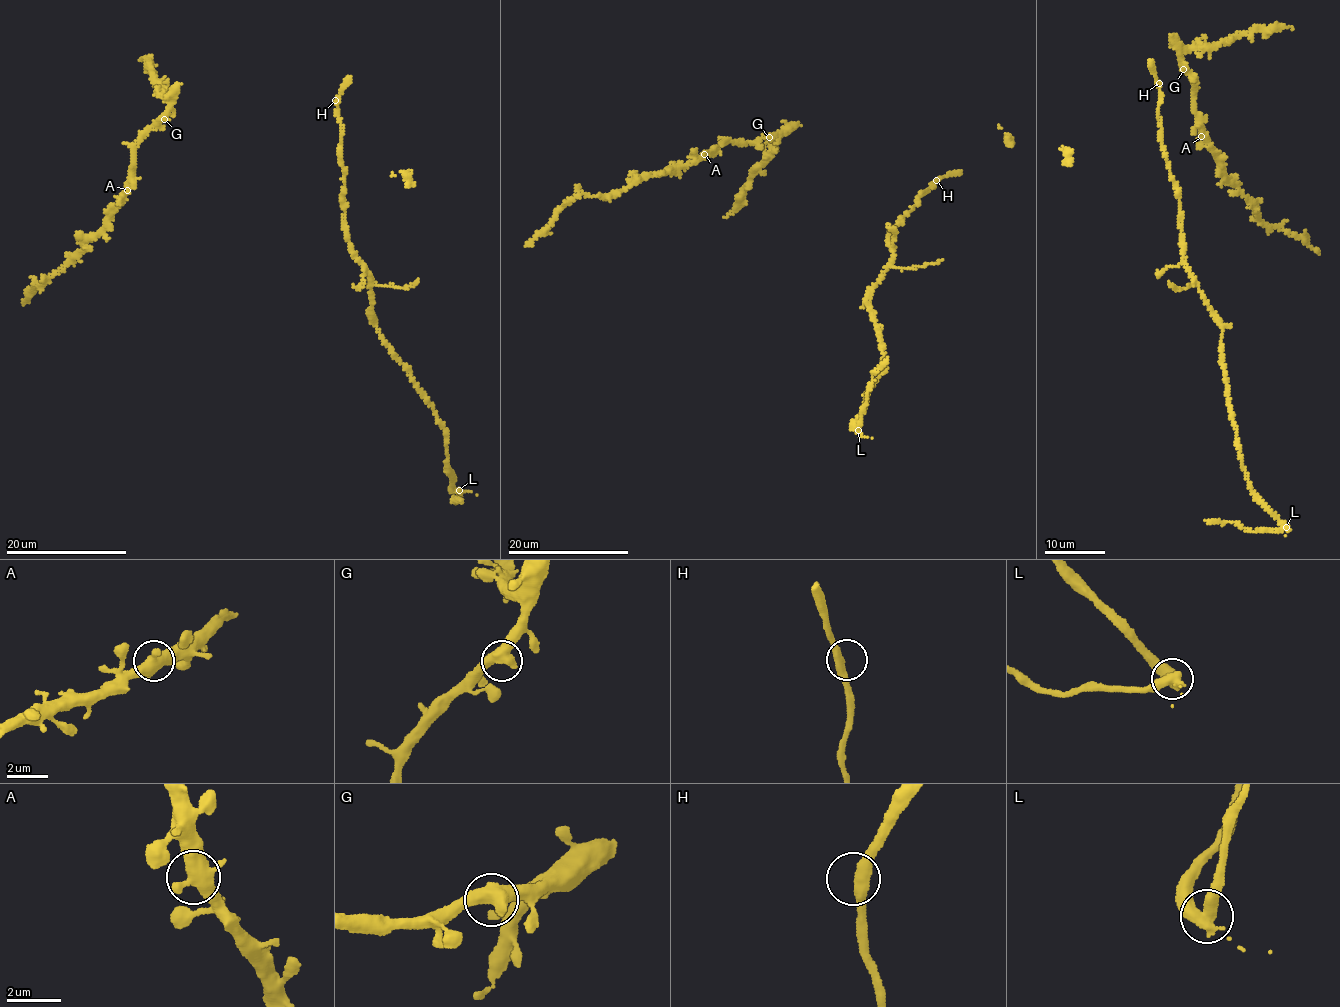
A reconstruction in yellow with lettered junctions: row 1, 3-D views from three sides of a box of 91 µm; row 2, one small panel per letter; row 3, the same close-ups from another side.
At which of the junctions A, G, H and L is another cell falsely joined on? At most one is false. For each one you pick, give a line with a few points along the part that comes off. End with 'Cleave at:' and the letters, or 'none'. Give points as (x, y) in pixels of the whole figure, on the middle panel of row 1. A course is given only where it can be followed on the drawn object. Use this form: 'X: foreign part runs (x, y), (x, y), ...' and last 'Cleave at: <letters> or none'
L: foreign part runs (857, 431), (862, 407), (873, 382), (873, 372), (886, 358)
Cleave at: L

